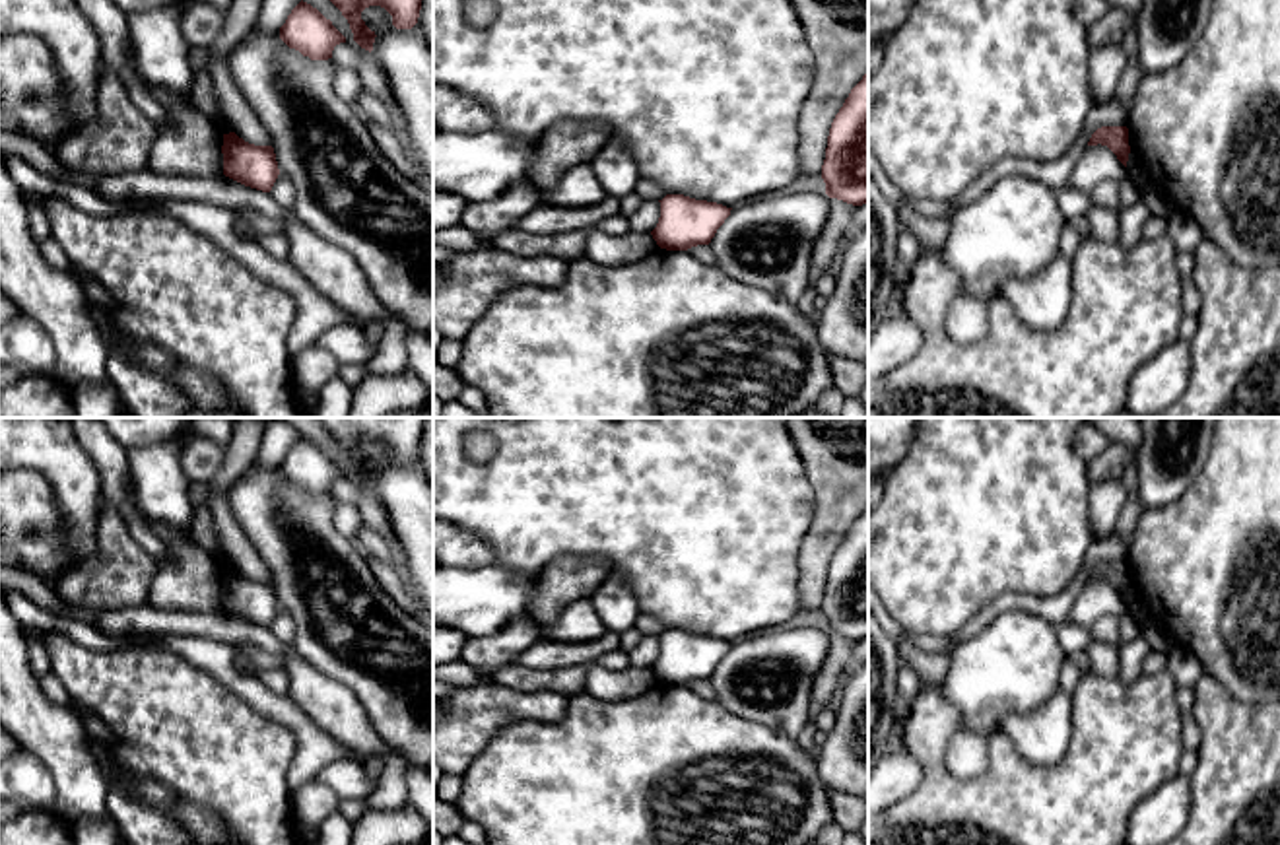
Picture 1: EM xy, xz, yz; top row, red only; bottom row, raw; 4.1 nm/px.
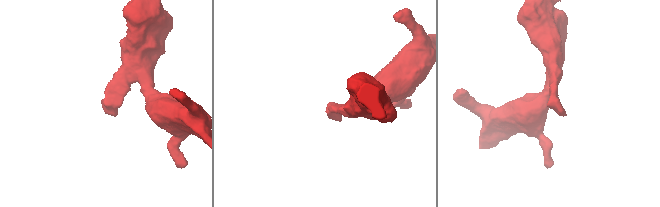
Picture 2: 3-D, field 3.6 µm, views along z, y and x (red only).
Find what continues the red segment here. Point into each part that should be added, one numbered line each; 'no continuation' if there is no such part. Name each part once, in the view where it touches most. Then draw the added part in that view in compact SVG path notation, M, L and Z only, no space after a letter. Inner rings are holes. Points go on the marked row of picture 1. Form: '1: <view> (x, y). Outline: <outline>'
no continuation

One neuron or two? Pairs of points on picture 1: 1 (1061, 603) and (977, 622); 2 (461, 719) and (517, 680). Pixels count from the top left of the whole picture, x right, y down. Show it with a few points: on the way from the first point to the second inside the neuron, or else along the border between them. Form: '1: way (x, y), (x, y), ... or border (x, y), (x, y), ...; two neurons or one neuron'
1: way (1040, 603), (999, 605); one neuron
2: border (490, 680), (517, 690), (548, 690), (554, 696); two neurons

